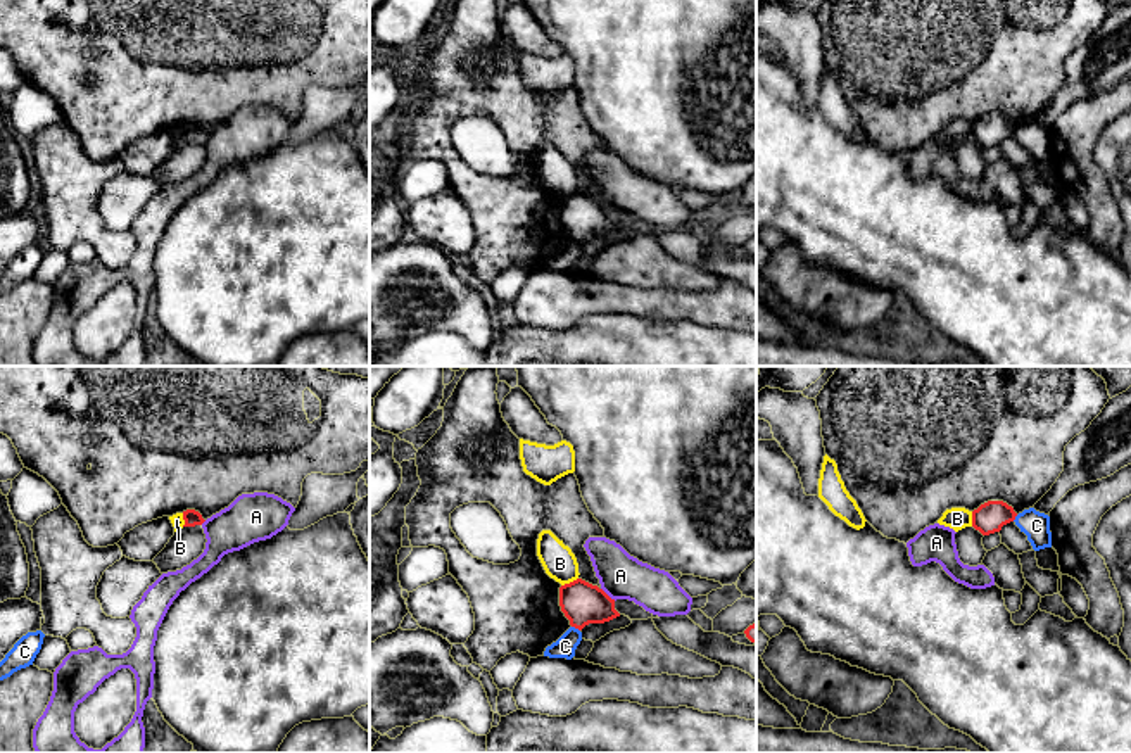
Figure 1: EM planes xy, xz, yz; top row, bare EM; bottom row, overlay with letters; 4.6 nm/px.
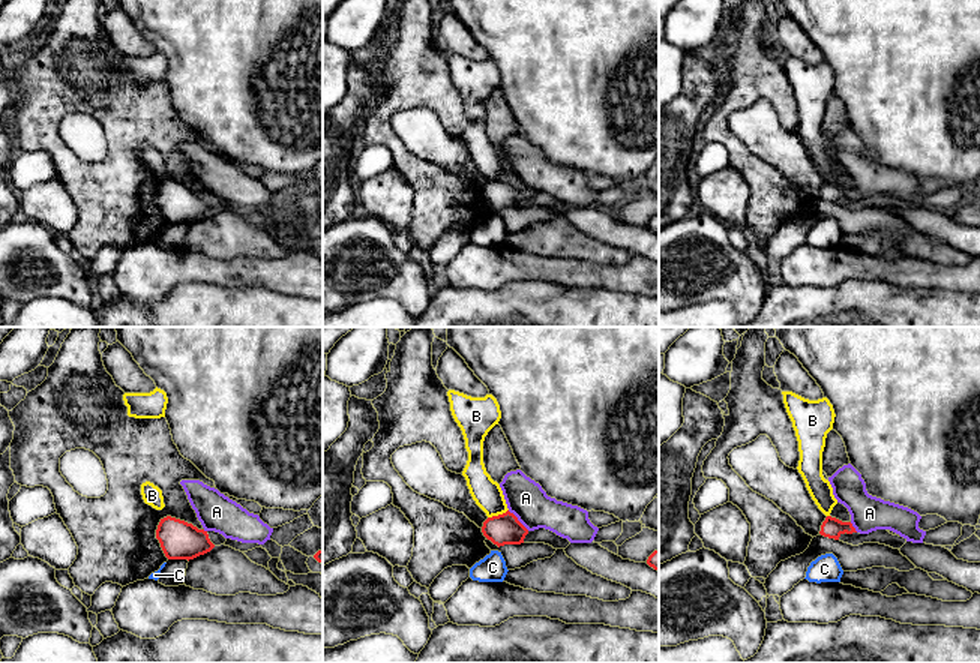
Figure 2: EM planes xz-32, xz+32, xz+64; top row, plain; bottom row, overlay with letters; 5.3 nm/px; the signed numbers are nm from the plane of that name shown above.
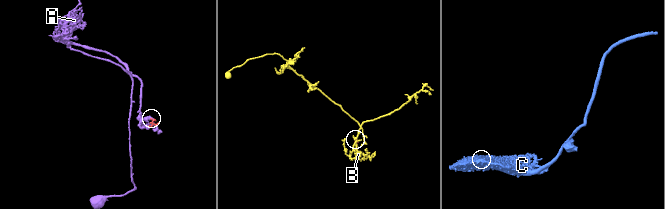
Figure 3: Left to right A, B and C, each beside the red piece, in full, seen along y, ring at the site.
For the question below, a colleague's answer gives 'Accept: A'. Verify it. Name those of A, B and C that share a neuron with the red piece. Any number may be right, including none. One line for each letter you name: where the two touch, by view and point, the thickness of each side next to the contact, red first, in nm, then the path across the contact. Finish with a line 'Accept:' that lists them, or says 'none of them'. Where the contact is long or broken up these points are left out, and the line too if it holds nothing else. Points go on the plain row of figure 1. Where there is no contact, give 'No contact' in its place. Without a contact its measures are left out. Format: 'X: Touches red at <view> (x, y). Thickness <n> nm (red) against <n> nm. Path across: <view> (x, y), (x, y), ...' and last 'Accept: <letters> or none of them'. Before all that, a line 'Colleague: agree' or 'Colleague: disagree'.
Colleague: disagree
Accept: none of them

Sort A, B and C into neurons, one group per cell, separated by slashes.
A / B / C

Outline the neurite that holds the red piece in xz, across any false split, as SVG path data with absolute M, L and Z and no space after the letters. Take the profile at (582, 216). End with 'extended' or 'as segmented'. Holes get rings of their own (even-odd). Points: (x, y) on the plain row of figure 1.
M582 192L559 200L559 219L570 238L578 244L589 237L604 237L620 230L615 212Z | as segmented

